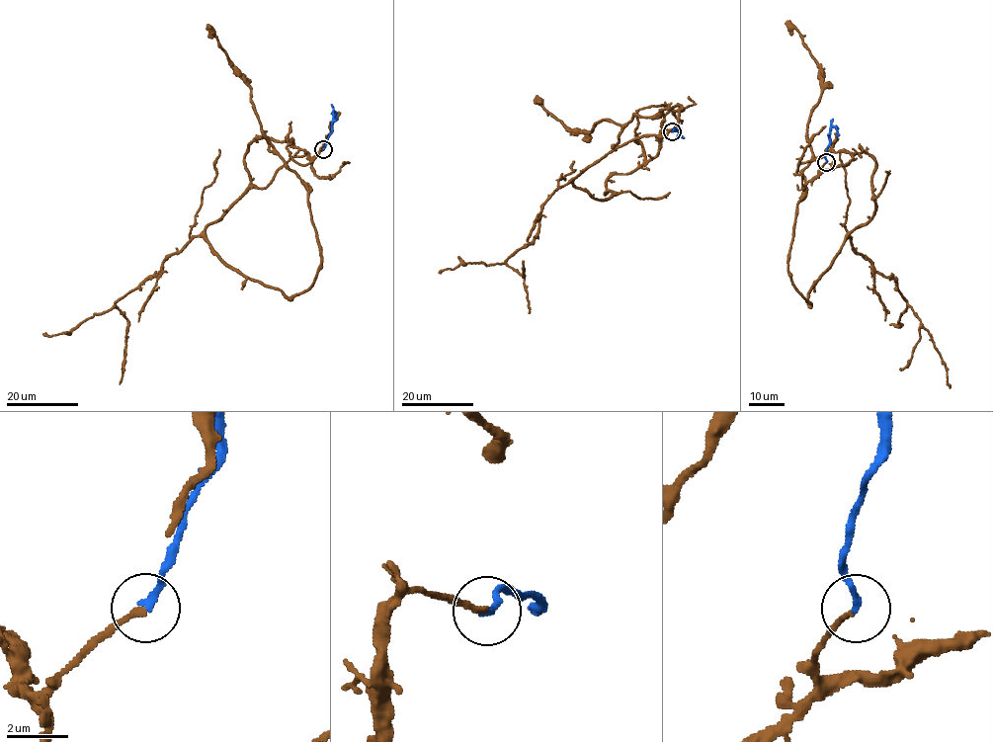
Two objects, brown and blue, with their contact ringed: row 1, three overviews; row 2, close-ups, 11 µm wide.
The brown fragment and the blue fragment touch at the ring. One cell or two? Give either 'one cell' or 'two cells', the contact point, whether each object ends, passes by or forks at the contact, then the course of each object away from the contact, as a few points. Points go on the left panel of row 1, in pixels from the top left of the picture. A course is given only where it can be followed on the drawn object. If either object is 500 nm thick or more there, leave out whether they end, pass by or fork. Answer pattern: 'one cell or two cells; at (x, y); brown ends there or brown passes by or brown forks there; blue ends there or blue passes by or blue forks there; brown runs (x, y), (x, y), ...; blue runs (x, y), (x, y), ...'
one cell; at (323, 149); brown ends there; blue ends there; brown runs (323, 149), (257, 137), (247, 191), (206, 229), (228, 265), (289, 297), (321, 262), (308, 189), (209, 27); blue runs (323, 149), (331, 131), (334, 112), (334, 122)

